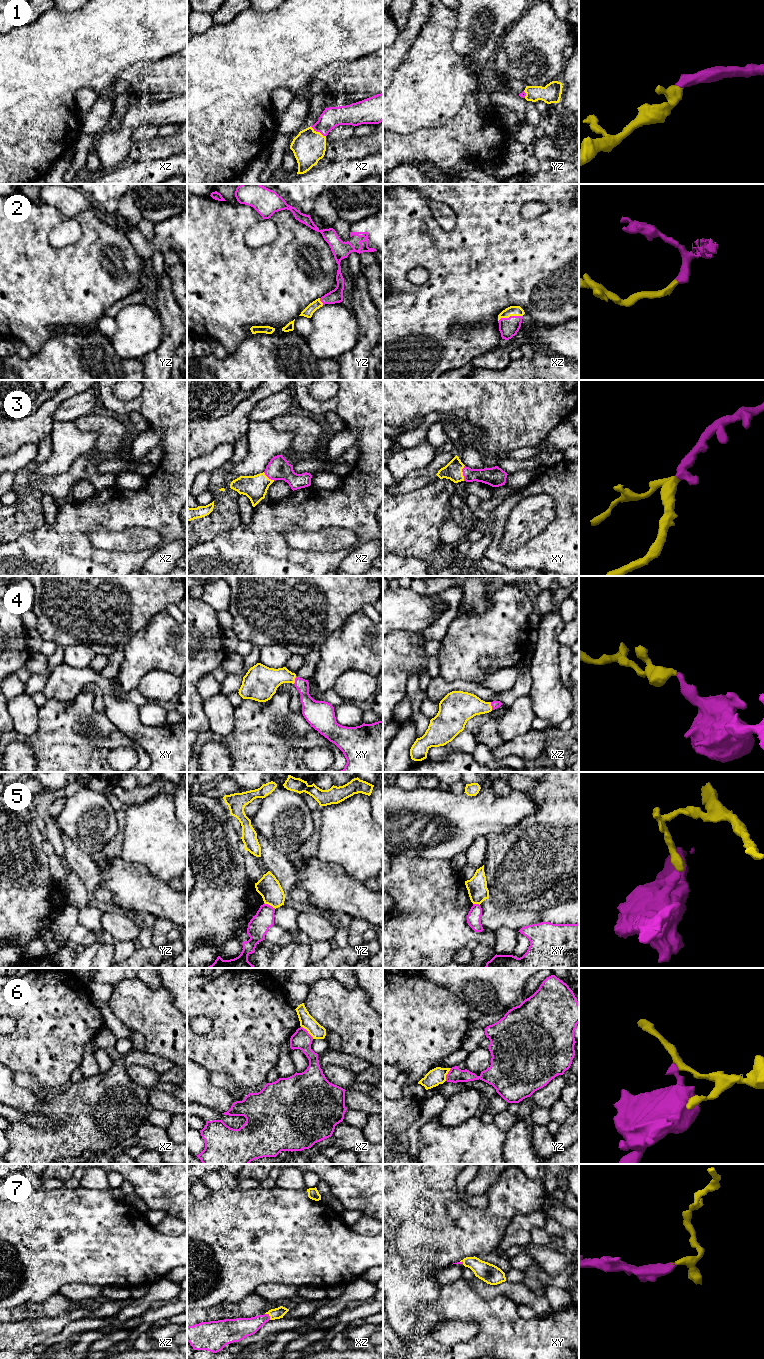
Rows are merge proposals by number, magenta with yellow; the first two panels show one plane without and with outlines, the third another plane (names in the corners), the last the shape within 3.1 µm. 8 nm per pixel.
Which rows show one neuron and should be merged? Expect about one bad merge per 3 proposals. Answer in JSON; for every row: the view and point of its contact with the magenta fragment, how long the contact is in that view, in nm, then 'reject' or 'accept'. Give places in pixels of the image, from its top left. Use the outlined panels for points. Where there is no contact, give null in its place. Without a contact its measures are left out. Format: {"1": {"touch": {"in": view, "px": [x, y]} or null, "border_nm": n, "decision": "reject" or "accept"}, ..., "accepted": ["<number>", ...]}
{"1": {"touch": {"in": "xz", "px": [318, 131]}, "border_nm": 150, "decision": "accept"}, "2": {"touch": {"in": "xz", "px": [510, 316]}, "border_nm": 200, "decision": "accept"}, "3": {"touch": {"in": "xy", "px": [463, 473]}, "border_nm": 130, "decision": "accept"}, "4": {"touch": {"in": "xy", "px": [295, 680]}, "border_nm": 70, "decision": "accept"}, "5": {"touch": {"in": "yz", "px": [269, 905]}, "border_nm": 110, "decision": "reject"}, "6": {"touch": {"in": "xz", "px": [307, 1032]}, "border_nm": 140, "decision": "reject"}, "7": {"touch": {"in": "xz", "px": [269, 1316]}, "border_nm": 70, "decision": "accept"}, "accepted": ["1", "2", "3", "4", "7"]}

